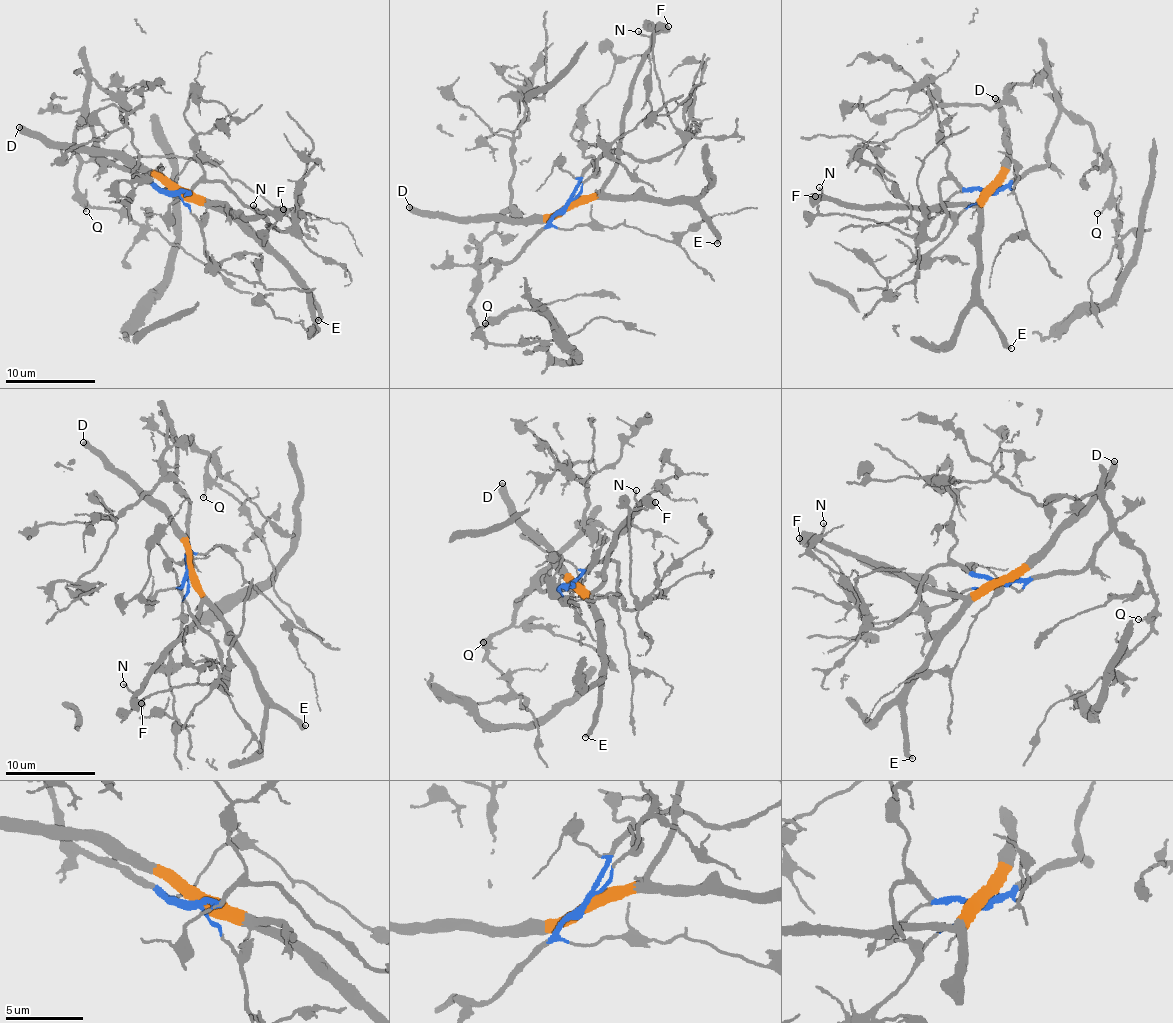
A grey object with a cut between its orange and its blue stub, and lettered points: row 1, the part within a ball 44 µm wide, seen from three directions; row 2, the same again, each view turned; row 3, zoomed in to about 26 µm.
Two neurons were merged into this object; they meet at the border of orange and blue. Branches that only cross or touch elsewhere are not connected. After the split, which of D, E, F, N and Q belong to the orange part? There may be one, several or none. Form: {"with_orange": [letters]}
{"with_orange": ["D", "E", "F", "N"]}

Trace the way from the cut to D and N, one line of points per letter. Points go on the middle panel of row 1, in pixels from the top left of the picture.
D: (567, 206), (544, 219), (441, 217), (418, 214), (409, 206)
N: (567, 206), (578, 206), (601, 188), (617, 159), (619, 122), (631, 81), (650, 43), (650, 39), (639, 31)

